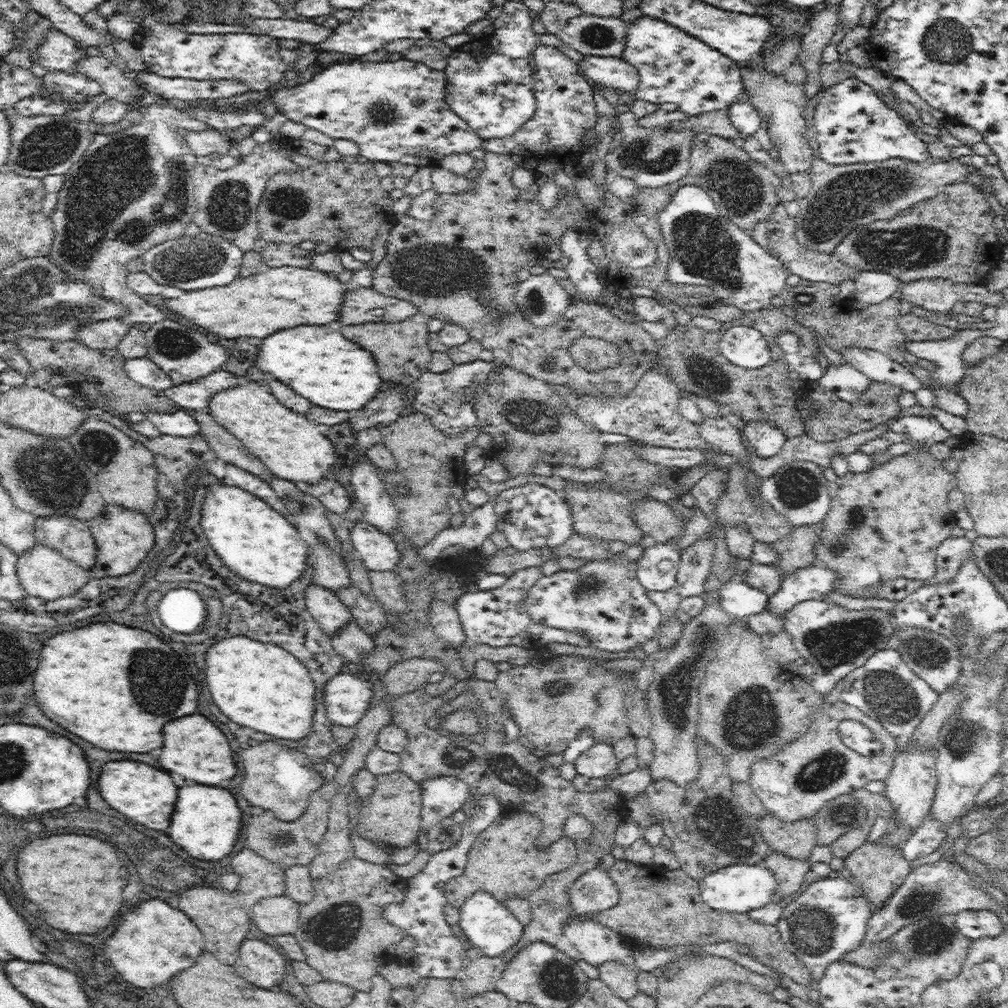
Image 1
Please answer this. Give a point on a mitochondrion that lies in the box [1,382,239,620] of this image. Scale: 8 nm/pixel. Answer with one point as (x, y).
(56, 481)

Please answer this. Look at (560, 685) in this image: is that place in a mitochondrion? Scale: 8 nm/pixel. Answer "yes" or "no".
yes

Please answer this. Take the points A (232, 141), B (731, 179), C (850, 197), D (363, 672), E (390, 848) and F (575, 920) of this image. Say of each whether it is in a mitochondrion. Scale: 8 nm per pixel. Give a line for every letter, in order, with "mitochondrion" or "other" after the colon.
A: other
B: mitochondrion
C: mitochondrion
D: other
E: other
F: other

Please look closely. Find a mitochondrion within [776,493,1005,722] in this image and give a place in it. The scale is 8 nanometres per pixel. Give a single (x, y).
(831, 646)

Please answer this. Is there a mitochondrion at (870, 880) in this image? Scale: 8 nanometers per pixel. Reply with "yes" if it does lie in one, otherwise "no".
no

